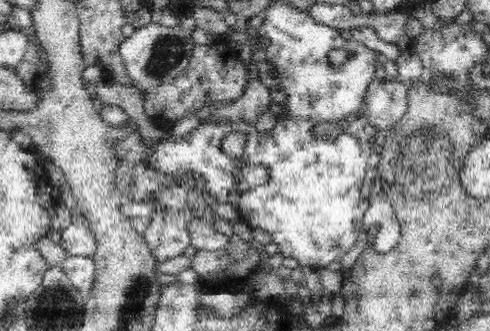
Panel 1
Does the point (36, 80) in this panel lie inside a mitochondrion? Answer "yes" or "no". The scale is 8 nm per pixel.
no

